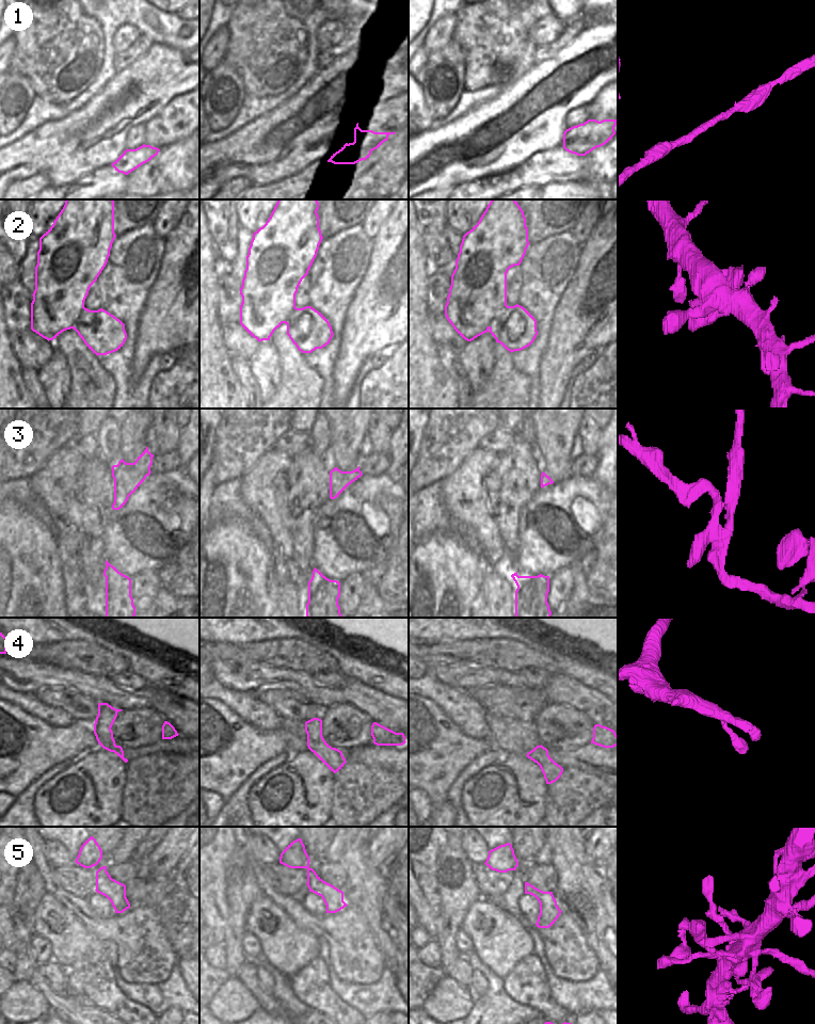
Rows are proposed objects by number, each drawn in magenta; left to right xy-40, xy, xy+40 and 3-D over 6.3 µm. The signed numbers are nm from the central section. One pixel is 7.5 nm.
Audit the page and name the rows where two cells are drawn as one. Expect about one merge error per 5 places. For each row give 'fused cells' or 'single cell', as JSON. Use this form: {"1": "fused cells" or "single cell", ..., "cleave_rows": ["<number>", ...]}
{"1": "single cell", "2": "single cell", "3": "fused cells", "4": "single cell", "5": "single cell", "cleave_rows": ["3"]}

